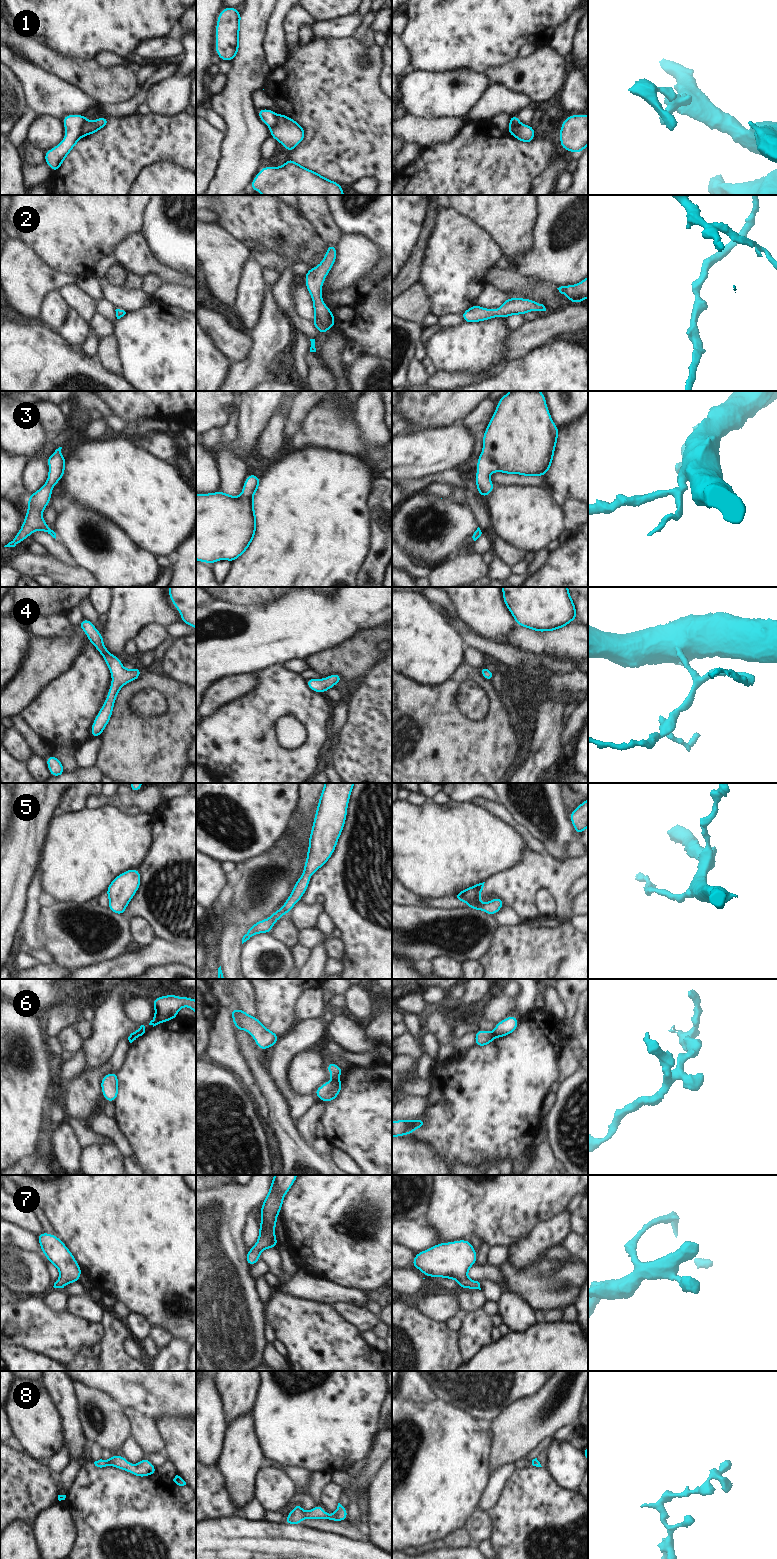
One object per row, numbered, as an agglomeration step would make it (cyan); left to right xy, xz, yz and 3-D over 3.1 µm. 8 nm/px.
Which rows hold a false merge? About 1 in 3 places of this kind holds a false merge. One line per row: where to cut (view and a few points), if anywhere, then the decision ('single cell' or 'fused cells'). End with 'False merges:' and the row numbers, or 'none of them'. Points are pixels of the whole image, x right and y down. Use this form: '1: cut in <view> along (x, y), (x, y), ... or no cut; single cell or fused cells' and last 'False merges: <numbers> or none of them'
1: cut in yz along (520, 124), (510, 127), (508, 130); fused cells
2: no cut; single cell
3: no cut; single cell
4: no cut; single cell
5: no cut; single cell
6: cut in xy along (130, 1034), (137, 1034), (139, 1036); fused cells
7: no cut; single cell
8: no cut; single cell
False merges: 1, 6

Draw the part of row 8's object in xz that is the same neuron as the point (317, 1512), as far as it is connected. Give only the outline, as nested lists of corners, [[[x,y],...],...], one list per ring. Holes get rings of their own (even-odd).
[[[296,1503],[294,1509],[287,1515],[284,1524],[299,1525],[305,1519],[327,1519],[329,1521],[347,1520],[347,1508],[338,1503],[334,1514],[327,1514],[321,1505],[316,1505],[310,1511],[303,1511],[301,1504]]]

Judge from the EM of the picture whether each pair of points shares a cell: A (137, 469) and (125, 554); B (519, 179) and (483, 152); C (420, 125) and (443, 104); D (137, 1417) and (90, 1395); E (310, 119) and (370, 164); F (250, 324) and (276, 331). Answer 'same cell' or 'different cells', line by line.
A: different cells
B: same cell
C: different cells
D: different cells
E: same cell
F: different cells

